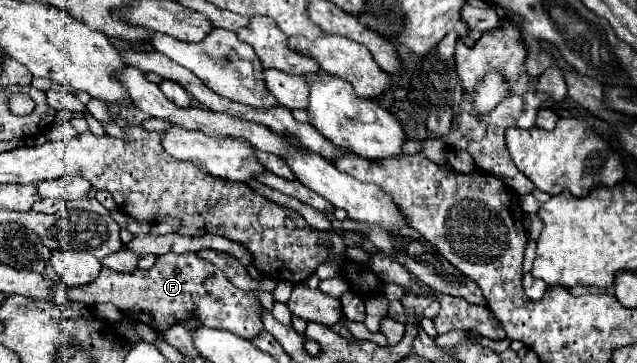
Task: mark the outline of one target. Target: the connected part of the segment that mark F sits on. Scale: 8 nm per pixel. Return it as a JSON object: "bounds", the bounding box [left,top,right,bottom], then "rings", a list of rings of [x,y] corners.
{"bounds":[52,252,264,340],"rings":[[[196,252],[184,254],[162,254],[156,258],[154,268],[150,270],[134,270],[128,274],[102,268],[98,278],[90,282],[90,286],[66,286],[62,280],[52,286],[52,302],[63,306],[68,300],[82,304],[98,304],[112,302],[120,308],[128,318],[144,322],[154,330],[164,330],[166,326],[174,326],[182,320],[194,318],[202,326],[230,330],[236,336],[252,340],[264,326],[258,316],[260,302],[254,292],[238,290],[218,266],[198,258]]]}

